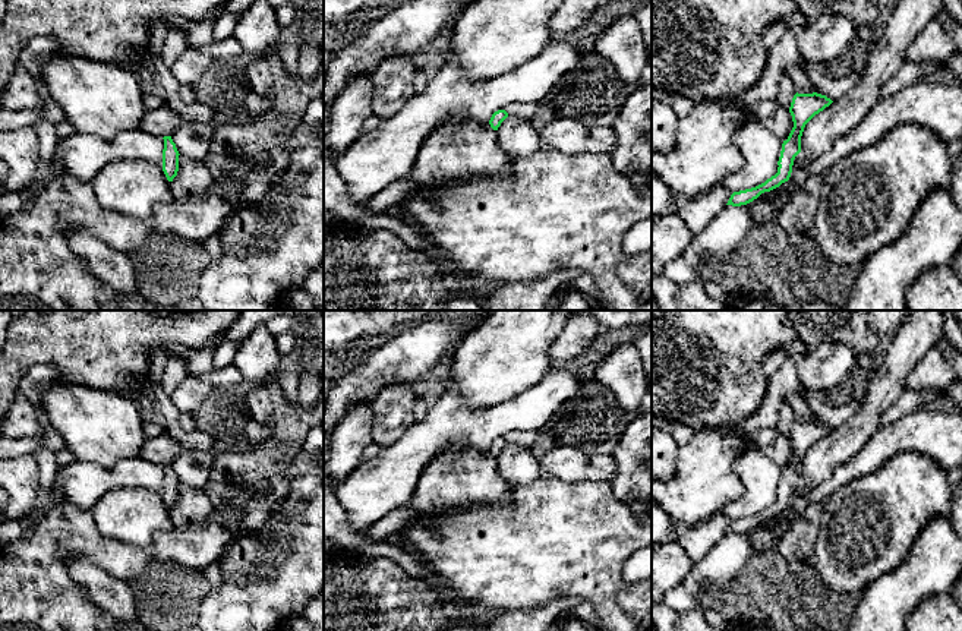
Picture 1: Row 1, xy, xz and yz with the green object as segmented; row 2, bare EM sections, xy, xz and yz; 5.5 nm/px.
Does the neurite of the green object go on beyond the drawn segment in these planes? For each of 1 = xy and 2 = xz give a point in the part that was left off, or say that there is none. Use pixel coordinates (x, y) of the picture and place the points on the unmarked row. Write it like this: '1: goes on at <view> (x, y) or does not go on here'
1: does not go on here
2: does not go on here

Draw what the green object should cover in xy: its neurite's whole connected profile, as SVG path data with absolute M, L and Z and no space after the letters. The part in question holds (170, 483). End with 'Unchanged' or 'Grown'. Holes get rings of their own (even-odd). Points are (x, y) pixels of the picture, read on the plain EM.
M164 464L164 477L163 477L163 499L168 509L177 504L179 499L179 479L171 464Z. Unchanged

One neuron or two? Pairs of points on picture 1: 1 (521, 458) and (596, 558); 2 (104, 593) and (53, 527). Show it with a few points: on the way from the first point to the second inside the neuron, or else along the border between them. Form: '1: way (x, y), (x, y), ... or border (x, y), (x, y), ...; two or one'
1: border (541, 470), (530, 482), (508, 489); two
2: border (62, 558), (87, 557), (107, 571); two

